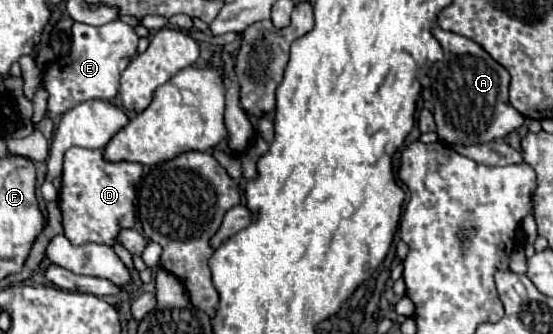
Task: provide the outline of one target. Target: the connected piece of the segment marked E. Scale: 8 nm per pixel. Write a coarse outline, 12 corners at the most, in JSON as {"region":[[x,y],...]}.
{"region":[[121,20],[75,22],[71,52],[41,84],[47,116],[115,100],[139,36]]}

